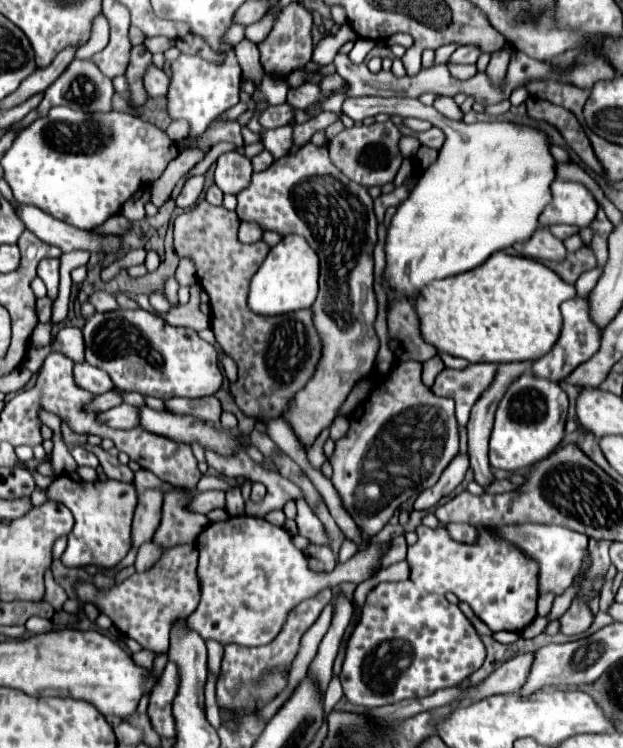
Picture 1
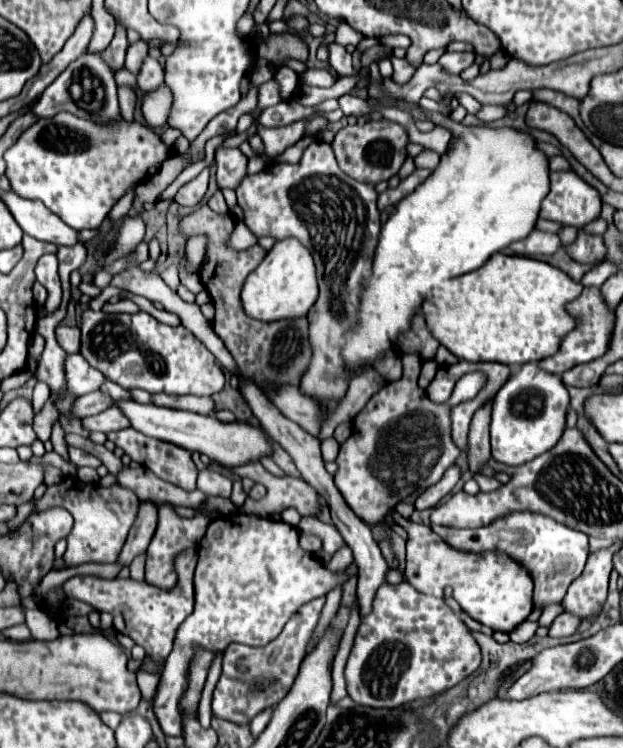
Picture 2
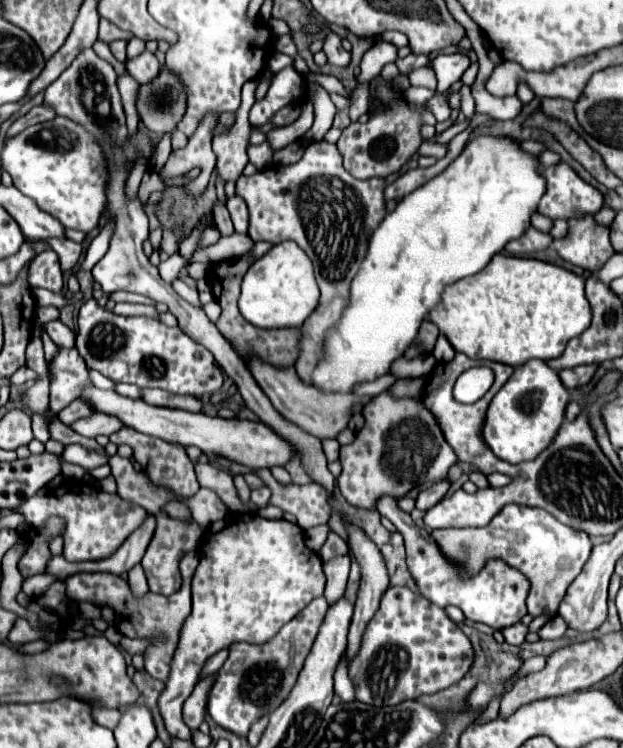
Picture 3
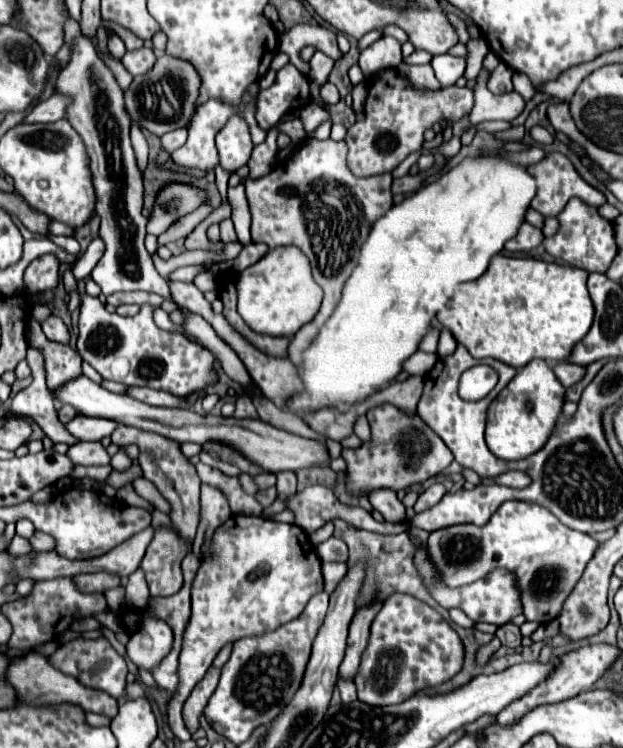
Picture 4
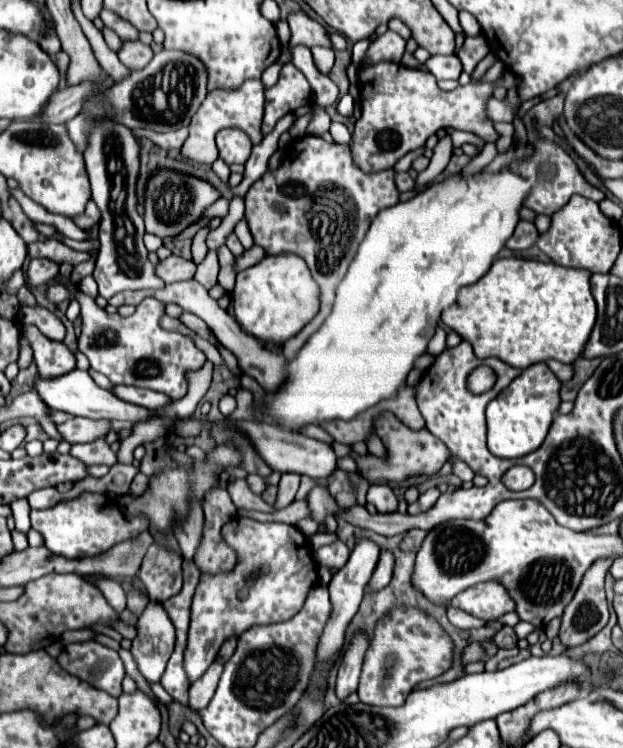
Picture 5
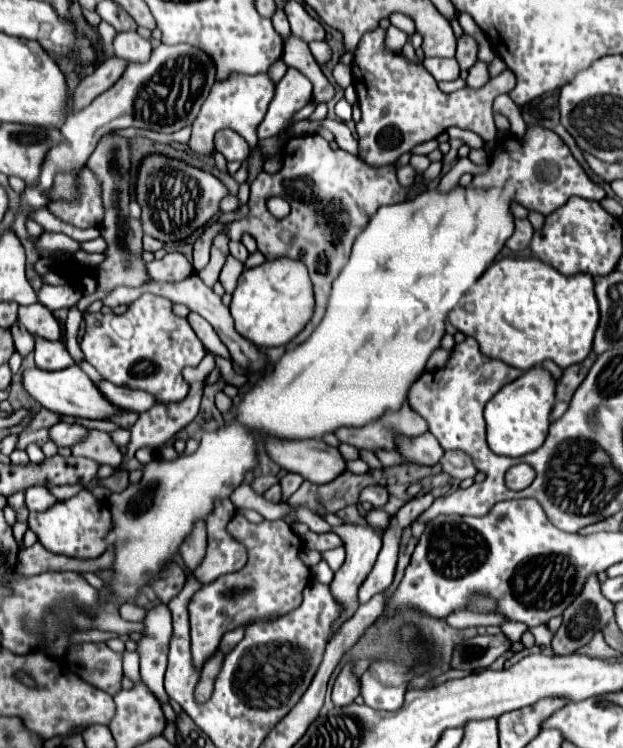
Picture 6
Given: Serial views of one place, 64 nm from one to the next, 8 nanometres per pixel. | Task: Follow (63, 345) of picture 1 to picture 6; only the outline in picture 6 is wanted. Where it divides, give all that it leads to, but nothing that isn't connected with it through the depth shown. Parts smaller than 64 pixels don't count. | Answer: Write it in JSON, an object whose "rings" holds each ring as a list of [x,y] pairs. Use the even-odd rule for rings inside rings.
{"rings":[[[30,304],[30,306],[20,306],[18,308],[18,322],[36,336],[42,336],[46,340],[60,340],[60,324],[54,318],[54,314],[42,306],[42,304]]]}

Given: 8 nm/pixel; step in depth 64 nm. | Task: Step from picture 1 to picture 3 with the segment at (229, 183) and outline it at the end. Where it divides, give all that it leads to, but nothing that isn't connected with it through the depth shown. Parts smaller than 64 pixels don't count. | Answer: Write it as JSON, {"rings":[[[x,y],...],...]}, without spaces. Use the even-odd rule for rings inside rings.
{"rings":[[[254,80],[242,86],[242,104],[236,110],[236,124],[230,128],[230,132],[220,134],[212,140],[212,148],[216,154],[216,170],[224,182],[236,182],[242,176],[244,166],[248,164],[246,146],[252,128],[248,122],[248,112],[254,104],[254,90]]]}

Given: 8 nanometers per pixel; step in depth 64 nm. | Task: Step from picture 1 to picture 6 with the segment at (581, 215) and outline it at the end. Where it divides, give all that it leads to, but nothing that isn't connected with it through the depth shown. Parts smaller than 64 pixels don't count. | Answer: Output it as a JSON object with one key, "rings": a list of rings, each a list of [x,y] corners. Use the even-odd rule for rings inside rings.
{"rings":[[[530,126],[522,140],[508,138],[502,148],[496,146],[490,170],[482,176],[474,176],[472,184],[476,188],[500,188],[500,184],[504,184],[508,178],[516,178],[520,182],[520,188],[516,192],[516,202],[544,216],[564,206],[570,196],[580,196],[598,202],[606,196],[606,192],[586,176],[582,166],[570,154],[568,146],[554,132],[540,126]],[[504,154],[508,156],[508,160],[498,160]]]}

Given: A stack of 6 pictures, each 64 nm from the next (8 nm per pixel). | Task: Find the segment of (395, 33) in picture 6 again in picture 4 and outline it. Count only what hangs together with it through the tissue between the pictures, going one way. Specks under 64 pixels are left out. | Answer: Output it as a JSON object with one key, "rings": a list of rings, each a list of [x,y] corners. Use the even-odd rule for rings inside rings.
{"rings":[[[382,36],[360,54],[360,68],[366,80],[384,68],[398,68],[400,62],[402,62],[400,42],[390,36]]]}

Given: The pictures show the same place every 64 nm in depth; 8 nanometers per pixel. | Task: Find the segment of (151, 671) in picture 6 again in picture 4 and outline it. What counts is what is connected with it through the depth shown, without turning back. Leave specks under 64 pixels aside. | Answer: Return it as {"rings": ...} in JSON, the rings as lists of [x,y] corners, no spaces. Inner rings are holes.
{"rings":[[[146,618],[140,632],[130,636],[126,644],[126,654],[136,666],[146,668],[148,672],[156,666],[162,656],[170,652],[172,646],[172,630],[166,622],[158,618]]]}

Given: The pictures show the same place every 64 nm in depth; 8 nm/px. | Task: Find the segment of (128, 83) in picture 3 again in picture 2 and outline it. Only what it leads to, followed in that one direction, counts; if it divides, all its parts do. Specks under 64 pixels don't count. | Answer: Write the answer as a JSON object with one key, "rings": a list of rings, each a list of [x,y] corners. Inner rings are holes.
{"rings":[[[118,88],[118,100],[120,100],[120,114],[126,120],[134,120],[134,104],[136,104],[136,94],[132,88]]]}

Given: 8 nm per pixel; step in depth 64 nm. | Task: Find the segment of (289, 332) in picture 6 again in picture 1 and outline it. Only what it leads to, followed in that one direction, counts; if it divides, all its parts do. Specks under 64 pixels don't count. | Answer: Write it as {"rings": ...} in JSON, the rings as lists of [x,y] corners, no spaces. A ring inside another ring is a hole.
{"rings":[[[288,234],[270,250],[266,260],[254,274],[250,282],[248,306],[252,308],[252,312],[264,316],[310,308],[318,294],[318,274],[320,274],[320,260],[316,252],[312,252],[310,244],[302,240],[302,236]]]}

